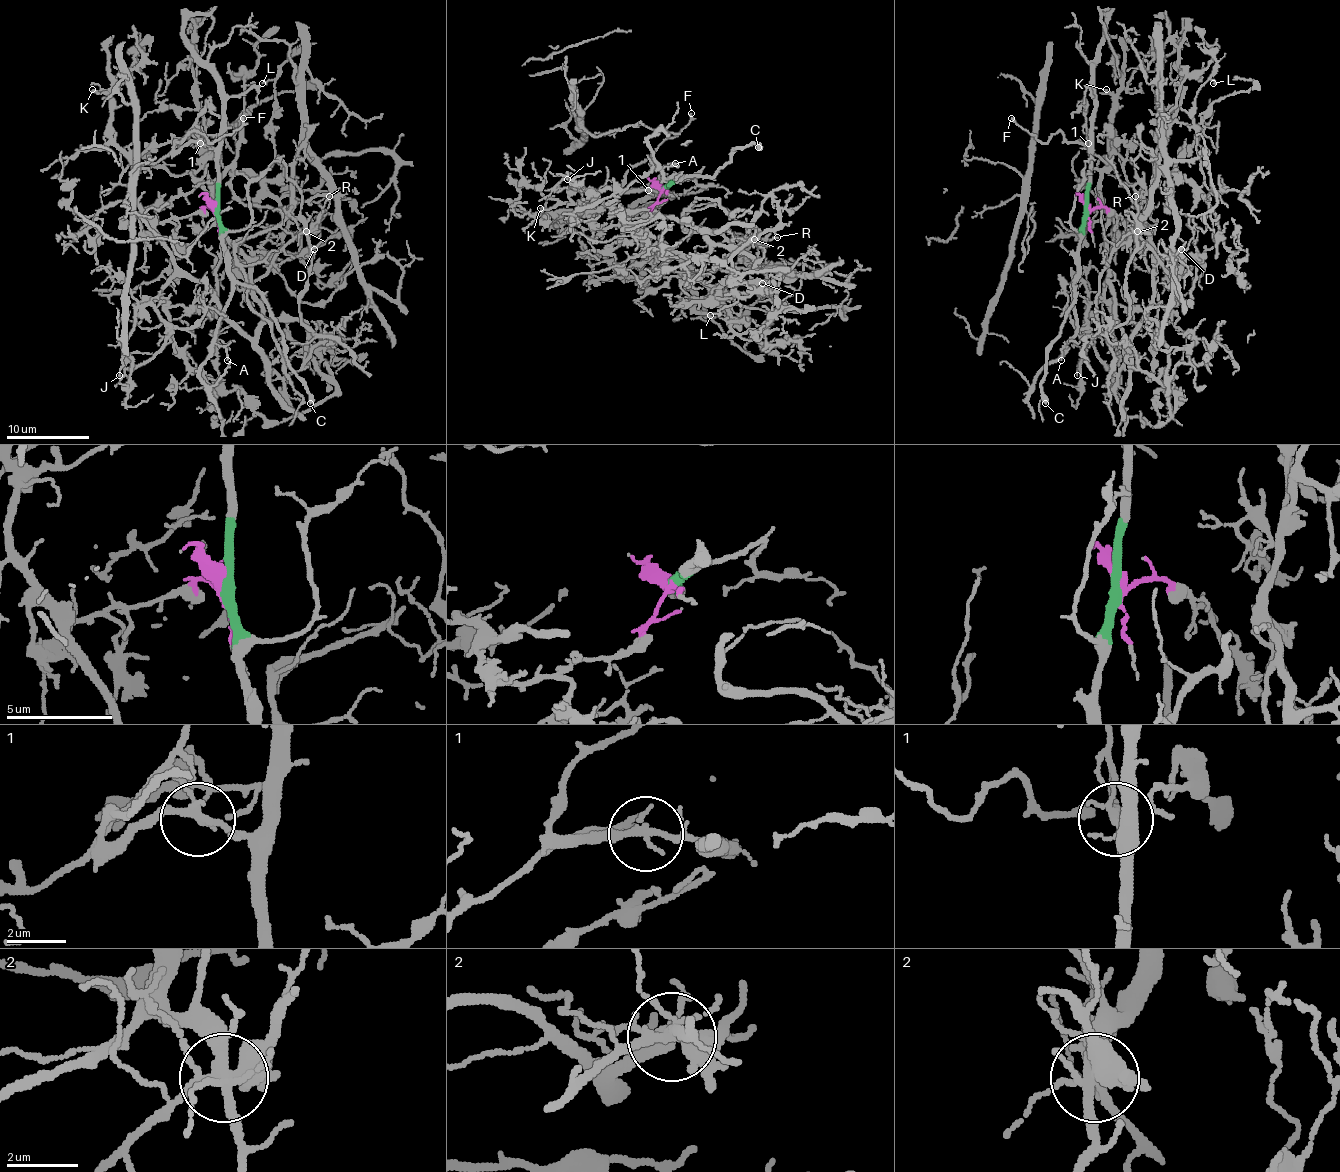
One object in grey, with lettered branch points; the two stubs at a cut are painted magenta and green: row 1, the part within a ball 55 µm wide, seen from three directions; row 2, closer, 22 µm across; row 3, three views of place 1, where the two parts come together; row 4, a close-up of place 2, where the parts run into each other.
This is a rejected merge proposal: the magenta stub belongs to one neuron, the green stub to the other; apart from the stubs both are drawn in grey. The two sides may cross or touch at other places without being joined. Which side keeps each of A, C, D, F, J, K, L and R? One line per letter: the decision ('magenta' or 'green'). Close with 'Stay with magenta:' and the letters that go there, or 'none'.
A: green
C: green
D: magenta
F: green
J: magenta
K: magenta
L: magenta
R: magenta
Stay with magenta: D, J, K, L, R

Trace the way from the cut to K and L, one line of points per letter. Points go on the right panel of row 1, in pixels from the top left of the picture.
K: (1088, 209), (1104, 206), (1125, 223), (1121, 233), (1100, 196), (1113, 127), (1113, 98), (1106, 90)
L: (1088, 209), (1125, 223), (1104, 263), (1129, 337), (1150, 184), (1200, 186), (1212, 84)

